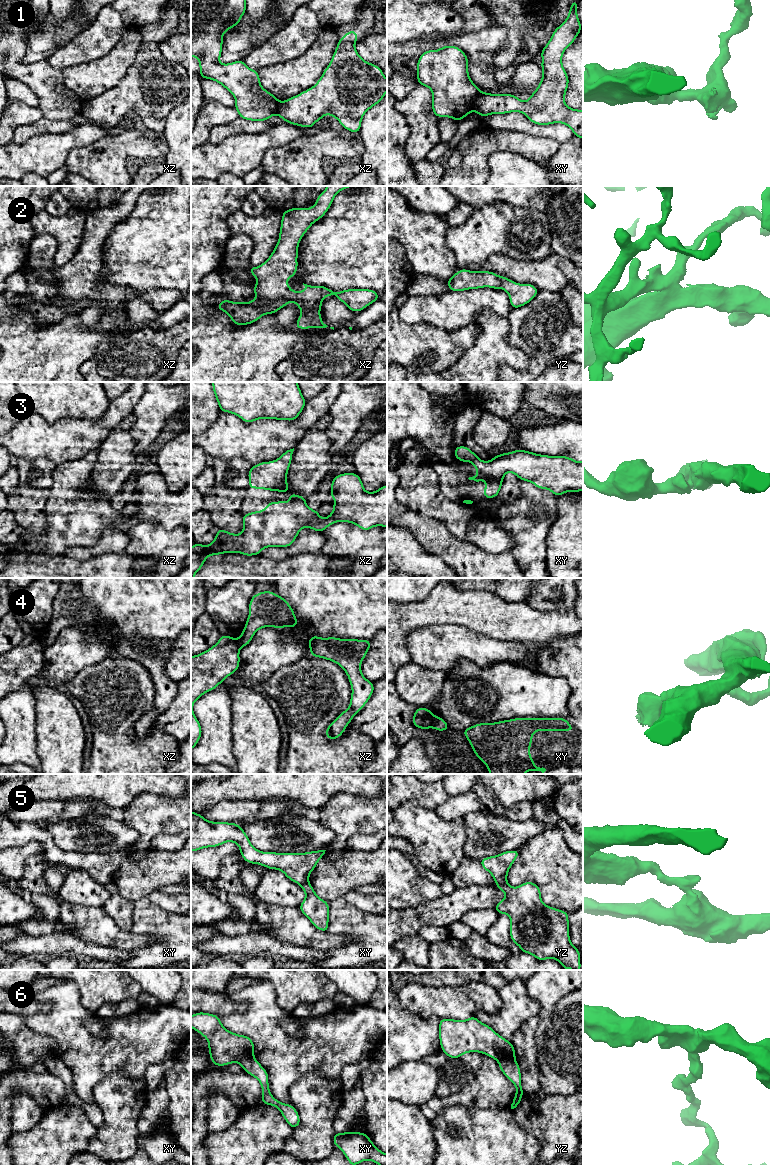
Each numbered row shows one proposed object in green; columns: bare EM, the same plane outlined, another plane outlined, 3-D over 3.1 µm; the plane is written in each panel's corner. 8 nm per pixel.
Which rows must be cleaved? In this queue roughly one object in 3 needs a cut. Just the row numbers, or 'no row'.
1, 4, 5, 6

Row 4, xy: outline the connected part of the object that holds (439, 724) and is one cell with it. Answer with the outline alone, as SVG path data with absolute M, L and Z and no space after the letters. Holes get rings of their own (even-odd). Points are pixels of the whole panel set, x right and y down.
M436 717L433 723L433 728L437 731L445 731L450 729L450 727L442 717Z

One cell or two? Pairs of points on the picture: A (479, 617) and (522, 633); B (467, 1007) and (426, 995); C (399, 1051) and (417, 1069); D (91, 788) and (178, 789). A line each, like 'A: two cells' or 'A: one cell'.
A: one cell
B: one cell
C: two cells
D: one cell

